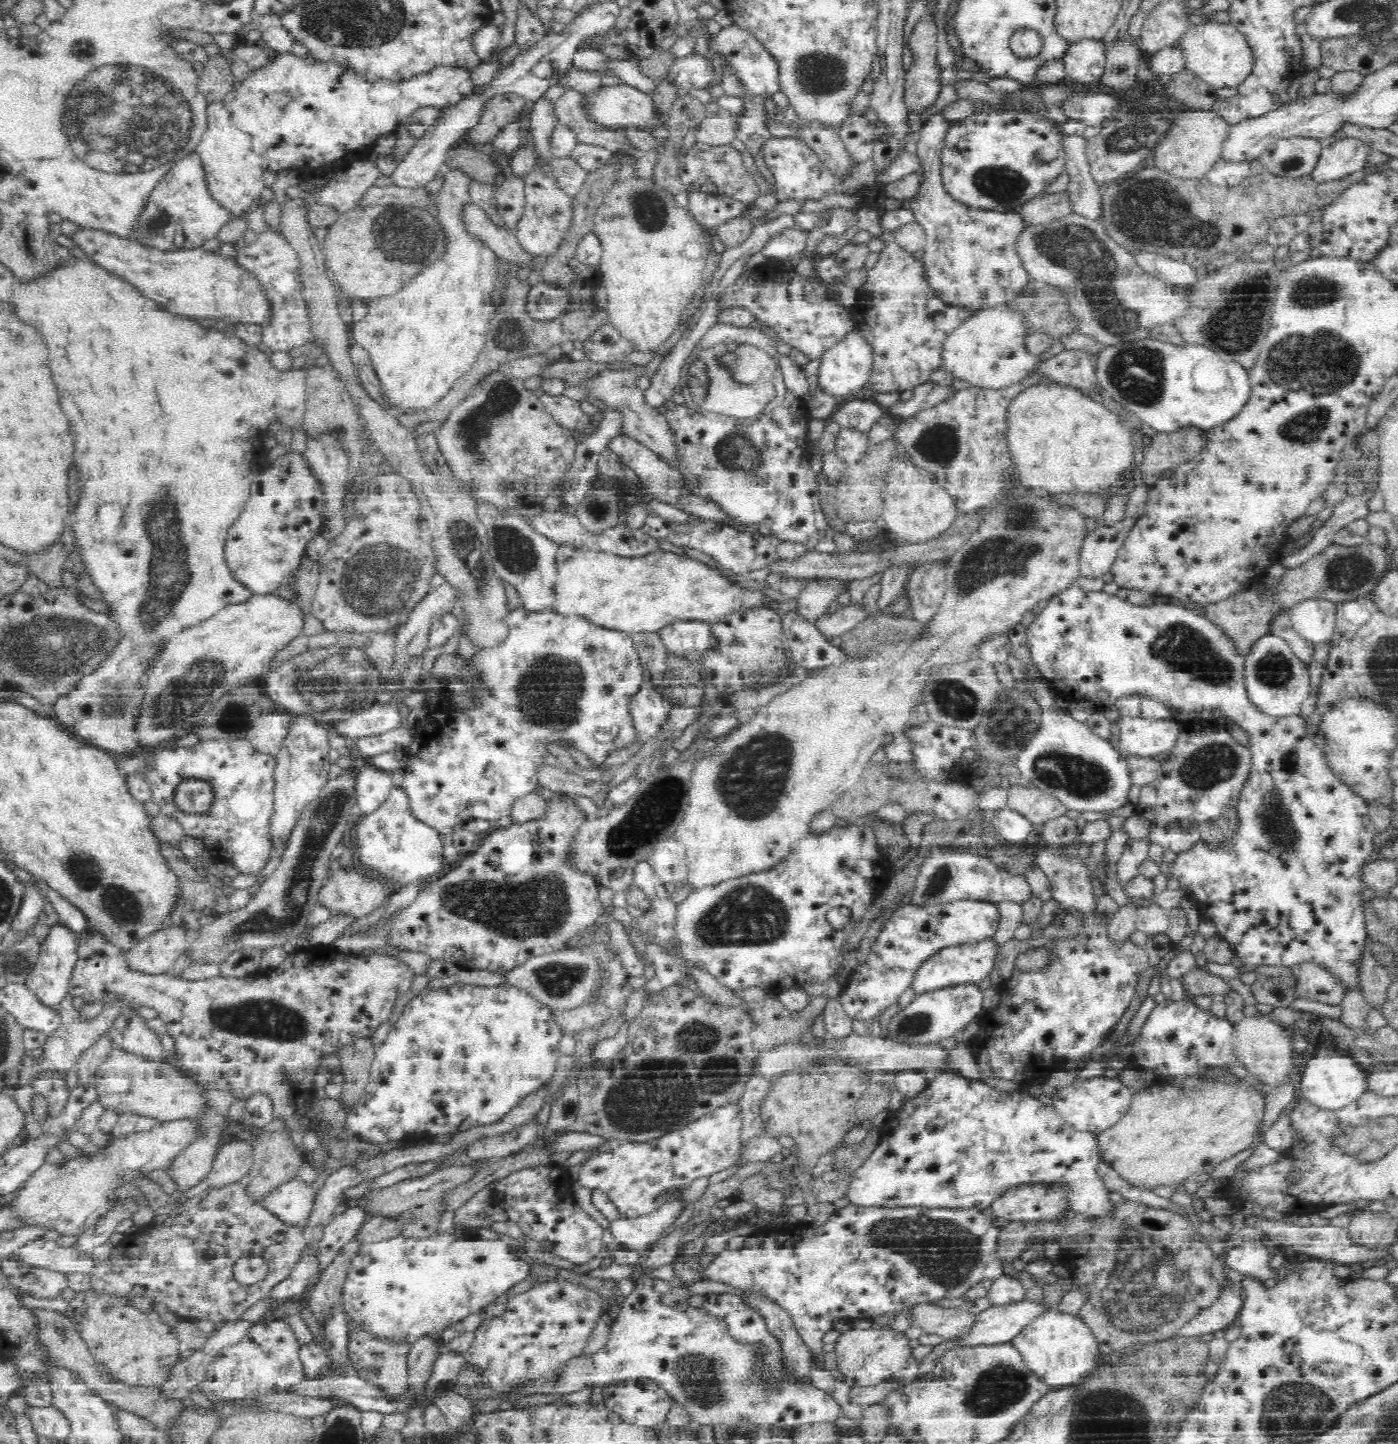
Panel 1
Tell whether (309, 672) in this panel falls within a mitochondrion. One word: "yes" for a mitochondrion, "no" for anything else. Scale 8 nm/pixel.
yes

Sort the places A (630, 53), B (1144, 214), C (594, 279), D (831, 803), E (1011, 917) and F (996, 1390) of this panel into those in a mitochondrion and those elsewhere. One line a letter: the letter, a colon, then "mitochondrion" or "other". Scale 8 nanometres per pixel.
A: other
B: mitochondrion
C: other
D: other
E: other
F: mitochondrion

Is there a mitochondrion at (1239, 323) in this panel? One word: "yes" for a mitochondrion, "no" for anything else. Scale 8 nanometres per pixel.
yes

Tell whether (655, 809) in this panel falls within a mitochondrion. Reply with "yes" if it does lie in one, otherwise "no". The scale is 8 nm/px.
yes

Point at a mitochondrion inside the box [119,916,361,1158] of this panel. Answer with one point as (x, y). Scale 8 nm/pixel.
(258, 1018)

